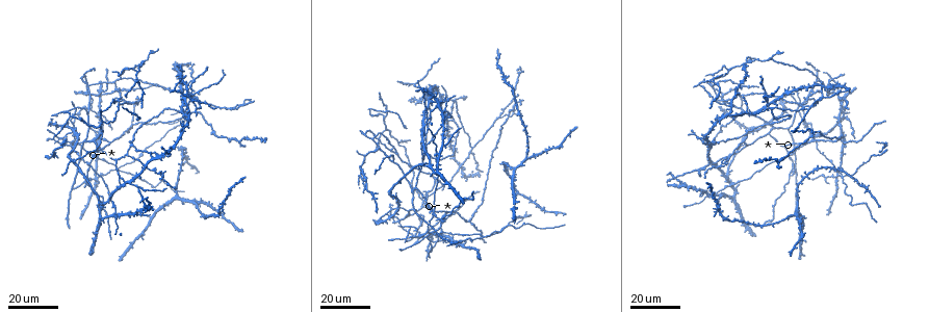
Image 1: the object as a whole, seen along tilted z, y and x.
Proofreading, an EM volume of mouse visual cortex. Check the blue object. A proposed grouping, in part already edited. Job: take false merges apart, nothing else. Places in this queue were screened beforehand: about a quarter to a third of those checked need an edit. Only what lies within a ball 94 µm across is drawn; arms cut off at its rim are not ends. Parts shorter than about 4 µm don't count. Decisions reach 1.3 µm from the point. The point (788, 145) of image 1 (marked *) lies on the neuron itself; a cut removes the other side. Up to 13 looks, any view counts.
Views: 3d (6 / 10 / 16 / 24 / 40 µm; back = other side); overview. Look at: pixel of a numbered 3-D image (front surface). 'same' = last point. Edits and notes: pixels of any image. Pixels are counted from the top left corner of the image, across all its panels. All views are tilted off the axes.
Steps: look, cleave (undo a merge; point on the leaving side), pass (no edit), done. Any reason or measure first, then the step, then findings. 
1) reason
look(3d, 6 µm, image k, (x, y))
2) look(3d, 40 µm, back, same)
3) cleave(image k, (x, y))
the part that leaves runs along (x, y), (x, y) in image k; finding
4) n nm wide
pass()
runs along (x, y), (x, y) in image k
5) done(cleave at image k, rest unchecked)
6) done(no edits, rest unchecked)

look(3d, 24 µm, image 1, (414, 191))

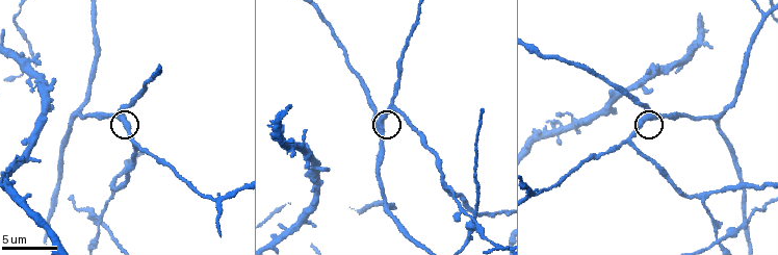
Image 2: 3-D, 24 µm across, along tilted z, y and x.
look(3d, 6 µm, image 2, (376, 128))

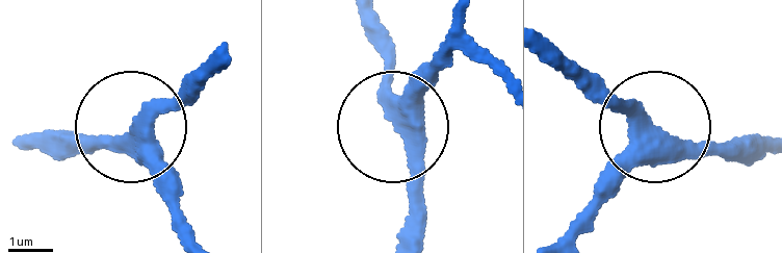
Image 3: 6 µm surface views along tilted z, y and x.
360 nm wide
pass()
runs along (494, 75), (451, 51), (397, 120), (363, 17) in image 3; one neuron here

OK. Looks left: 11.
three arms meet
look(3d, 24 µm, image 1, (433, 178))

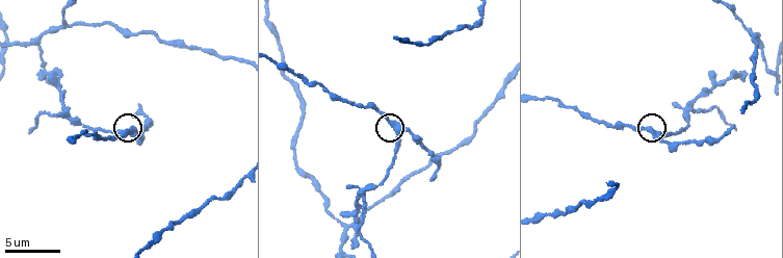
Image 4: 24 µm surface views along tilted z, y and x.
closer look
look(3d, 10 µm, image 4, (659, 136))

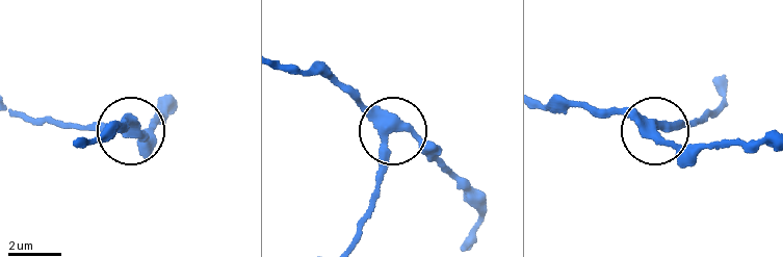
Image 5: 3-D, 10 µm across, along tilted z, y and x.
look(3d, 6 µm, image 5, (652, 126))

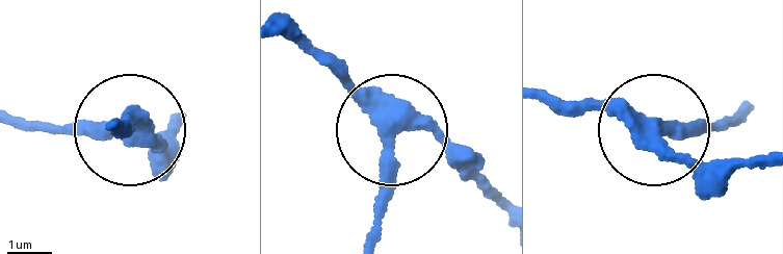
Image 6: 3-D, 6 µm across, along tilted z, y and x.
pass()
runs along (283, 29), (481, 182) in image 6; continuous, no second neuron

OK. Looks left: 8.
three-way junction
look(3d, 24 µm, image 1, (100, 119))

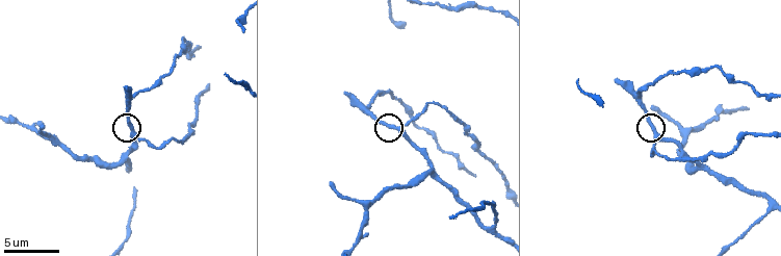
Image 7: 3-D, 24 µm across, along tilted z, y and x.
look(3d, 6 µm, image 7, (654, 135))

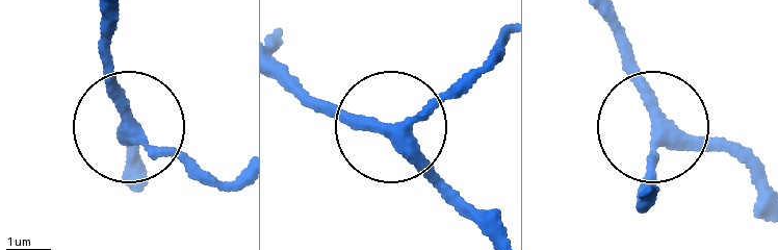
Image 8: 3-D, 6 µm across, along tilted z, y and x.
3 arms
pass()
runs along (762, 179), (719, 149), (667, 135), (619, 23) in image 8; all the same neuron

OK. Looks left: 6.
small branch off a trunk
look(3d, 16 µm, image 1, (422, 126))

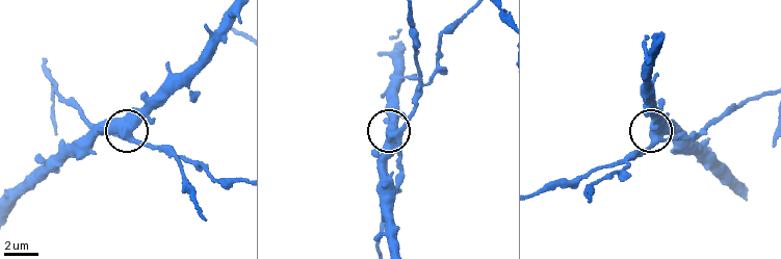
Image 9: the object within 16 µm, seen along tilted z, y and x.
look(3d, 10 µm, image 9, (127, 131))

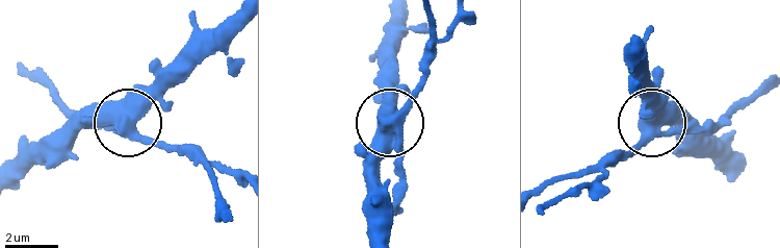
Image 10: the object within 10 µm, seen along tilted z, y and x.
side arm 22 µm
pass()
runs along (765, 83), (713, 126), (652, 123), (632, 154) in image 10; one neuron here

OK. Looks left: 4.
four or more arms meet
look(3d, 6 µm, image 4, (360, 196))

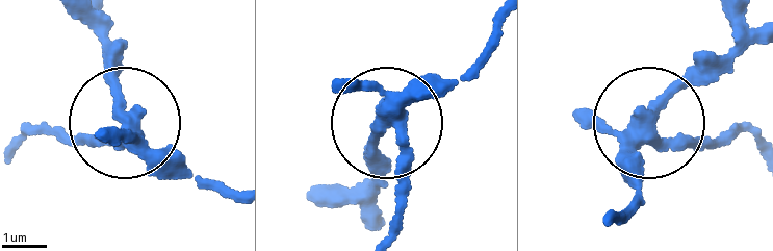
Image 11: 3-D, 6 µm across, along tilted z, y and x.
side arm 7 µm
pass()
runs along (617, 224), (633, 212), (646, 135), (735, 135) in image 11; all the same neuron

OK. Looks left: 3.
three arms meet
look(3d, 16 µm, image 1, (229, 110))

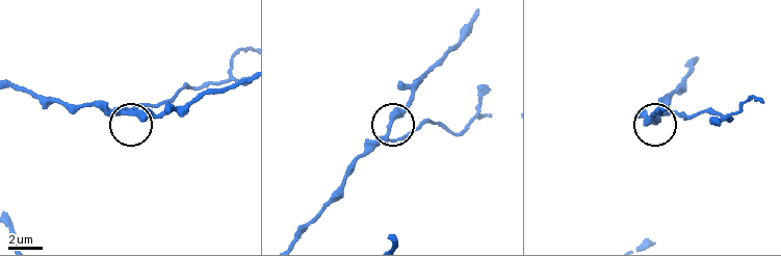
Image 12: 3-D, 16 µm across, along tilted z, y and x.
zoom in
look(3d, 10 µm, image 12, (387, 137))

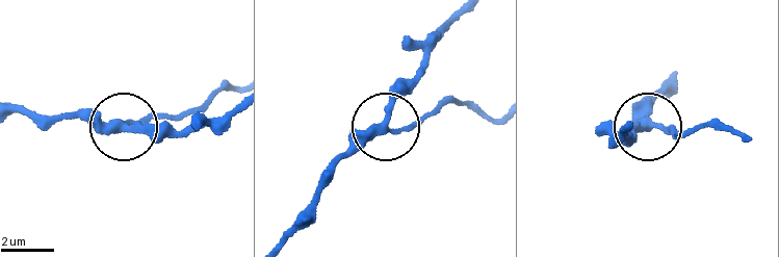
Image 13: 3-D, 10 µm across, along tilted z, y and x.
pass()
runs along (279, 240), (337, 164), (383, 126), (423, 63) in image 13; all the same neuron

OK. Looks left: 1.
done(no edits, rest unchecked)

